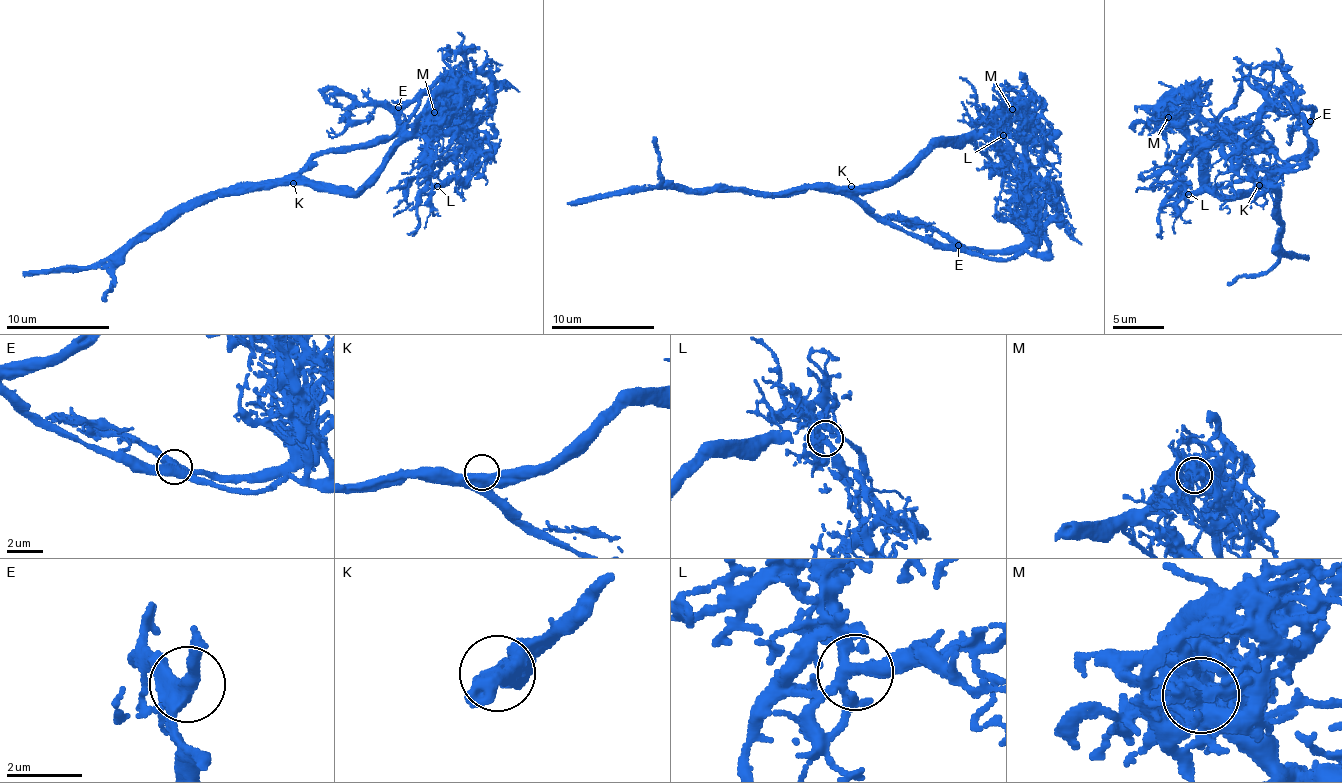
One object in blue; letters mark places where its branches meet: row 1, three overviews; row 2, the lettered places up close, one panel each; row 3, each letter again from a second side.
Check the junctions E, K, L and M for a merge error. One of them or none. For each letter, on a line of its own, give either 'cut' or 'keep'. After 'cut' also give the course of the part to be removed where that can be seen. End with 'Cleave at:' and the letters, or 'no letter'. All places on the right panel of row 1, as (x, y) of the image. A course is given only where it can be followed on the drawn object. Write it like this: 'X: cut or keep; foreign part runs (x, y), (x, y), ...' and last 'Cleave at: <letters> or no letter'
E: keep
K: keep
L: keep
M: cut; foreign part runs (1168, 116), (1232, 125), (1279, 90), (1291, 91)
Cleave at: M

